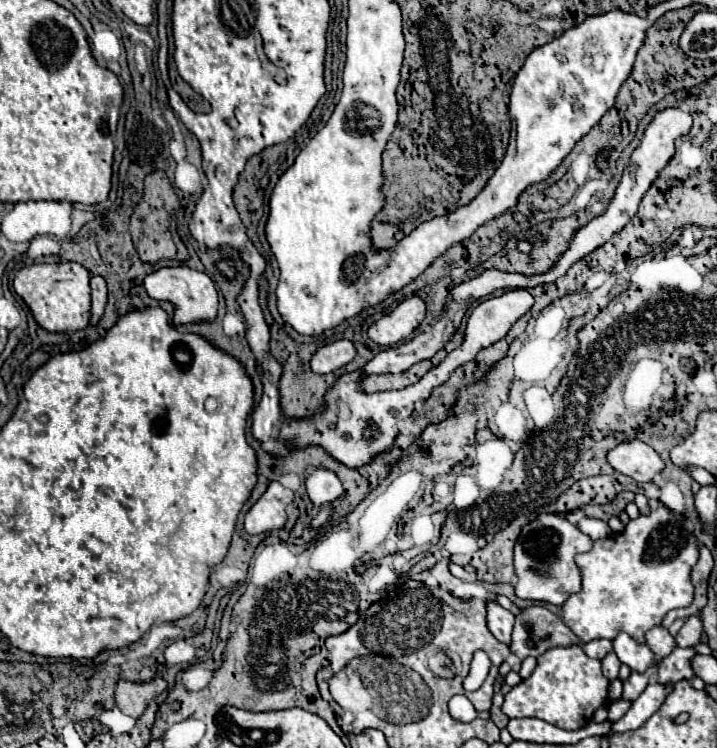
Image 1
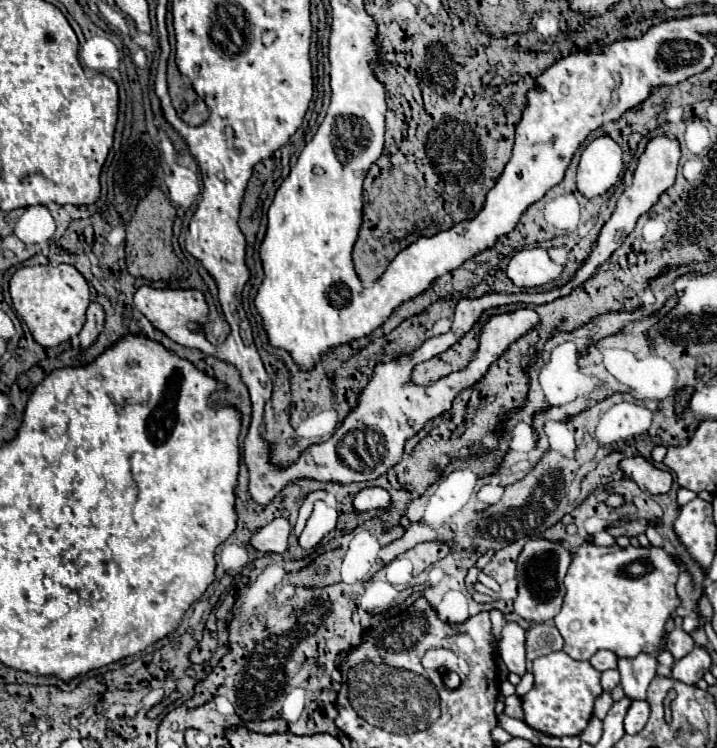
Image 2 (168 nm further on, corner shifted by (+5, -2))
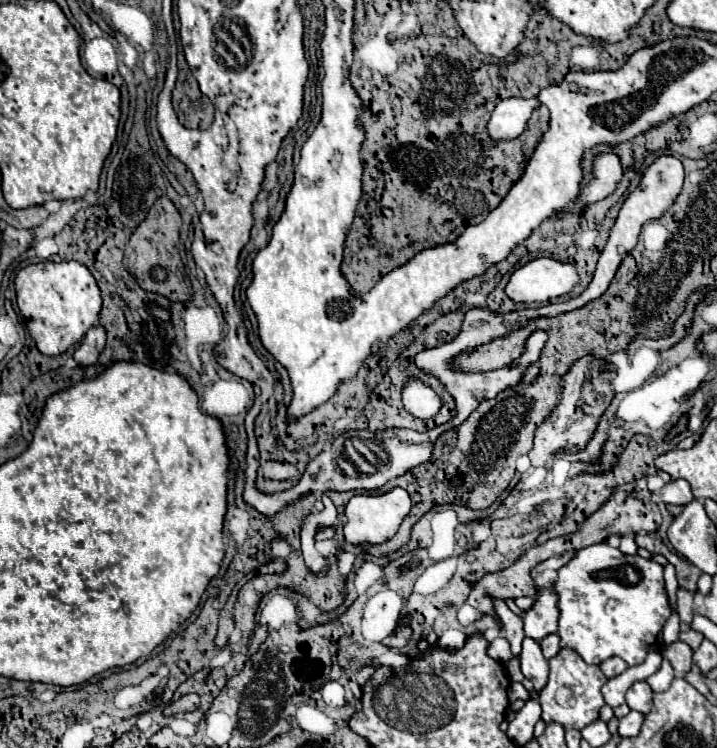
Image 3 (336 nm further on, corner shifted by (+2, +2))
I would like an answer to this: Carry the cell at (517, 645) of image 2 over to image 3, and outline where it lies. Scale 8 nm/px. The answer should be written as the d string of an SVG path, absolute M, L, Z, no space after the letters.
M525 639L523 641L523 651L521 651L519 659L521 659L523 675L533 683L535 693L541 693L541 689L547 685L549 665L547 665L547 659L541 653L539 643L531 641L531 639Z

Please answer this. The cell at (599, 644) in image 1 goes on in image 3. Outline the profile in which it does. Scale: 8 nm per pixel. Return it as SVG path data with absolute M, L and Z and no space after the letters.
M611 657L611 659L607 659L607 661L601 663L601 671L605 673L607 679L621 675L625 669L627 669L627 663L621 657Z

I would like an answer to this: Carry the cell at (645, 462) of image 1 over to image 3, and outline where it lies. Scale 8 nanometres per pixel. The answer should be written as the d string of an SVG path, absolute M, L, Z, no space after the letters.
M683 479L679 481L671 481L667 483L661 491L659 491L659 499L665 505L689 505L691 501L695 501L693 493L691 493L691 485Z

